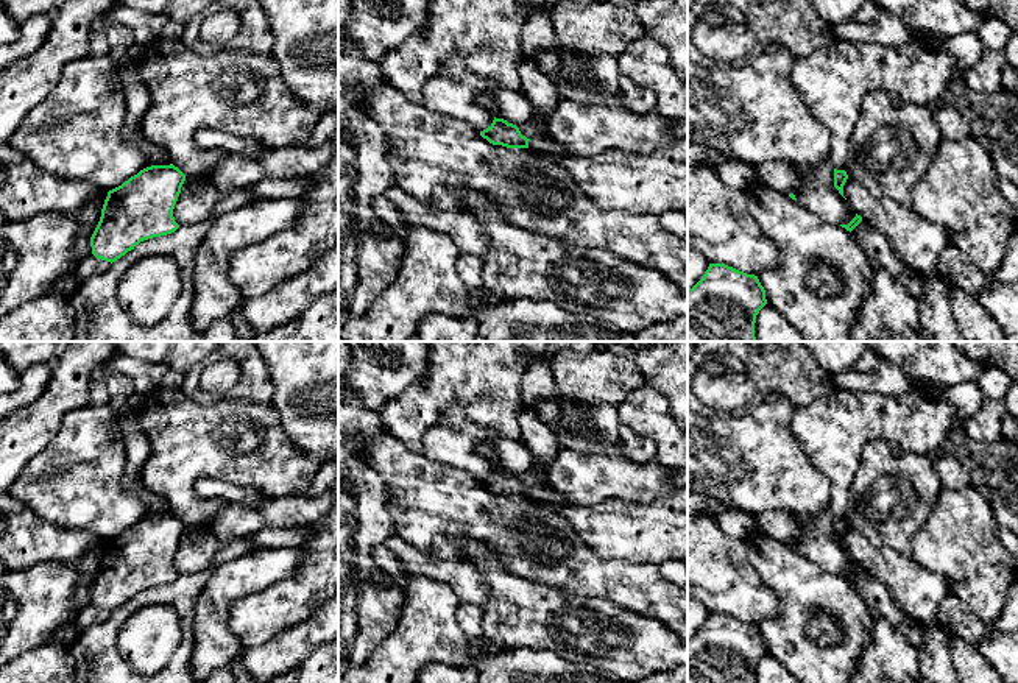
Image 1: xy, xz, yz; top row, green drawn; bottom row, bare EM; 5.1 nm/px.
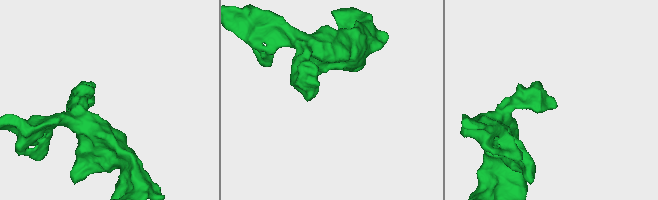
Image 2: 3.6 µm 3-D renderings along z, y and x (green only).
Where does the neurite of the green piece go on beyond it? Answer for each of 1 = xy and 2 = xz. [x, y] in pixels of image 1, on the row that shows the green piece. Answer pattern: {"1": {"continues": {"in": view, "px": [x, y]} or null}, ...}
{"1": {"continues": null}, "2": {"continues": null}}

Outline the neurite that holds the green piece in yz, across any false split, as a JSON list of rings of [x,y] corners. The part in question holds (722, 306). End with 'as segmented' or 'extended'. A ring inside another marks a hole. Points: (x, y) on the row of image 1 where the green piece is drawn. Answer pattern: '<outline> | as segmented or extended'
[[[709,264],[702,279],[688,290],[688,342],[756,342],[756,315],[765,304],[758,276],[725,264]]] | as segmented

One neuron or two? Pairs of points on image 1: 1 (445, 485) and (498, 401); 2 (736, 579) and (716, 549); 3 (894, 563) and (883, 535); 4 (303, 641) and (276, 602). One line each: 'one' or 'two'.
1: two
2: one
3: two
4: two

